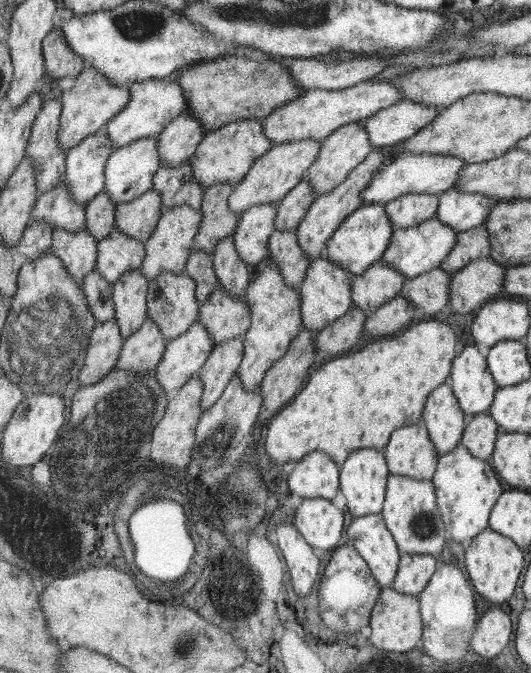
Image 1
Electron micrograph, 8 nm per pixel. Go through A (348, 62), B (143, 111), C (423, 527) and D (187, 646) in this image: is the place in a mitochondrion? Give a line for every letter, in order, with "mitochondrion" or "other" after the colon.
A: other
B: other
C: mitochondrion
D: mitochondrion

